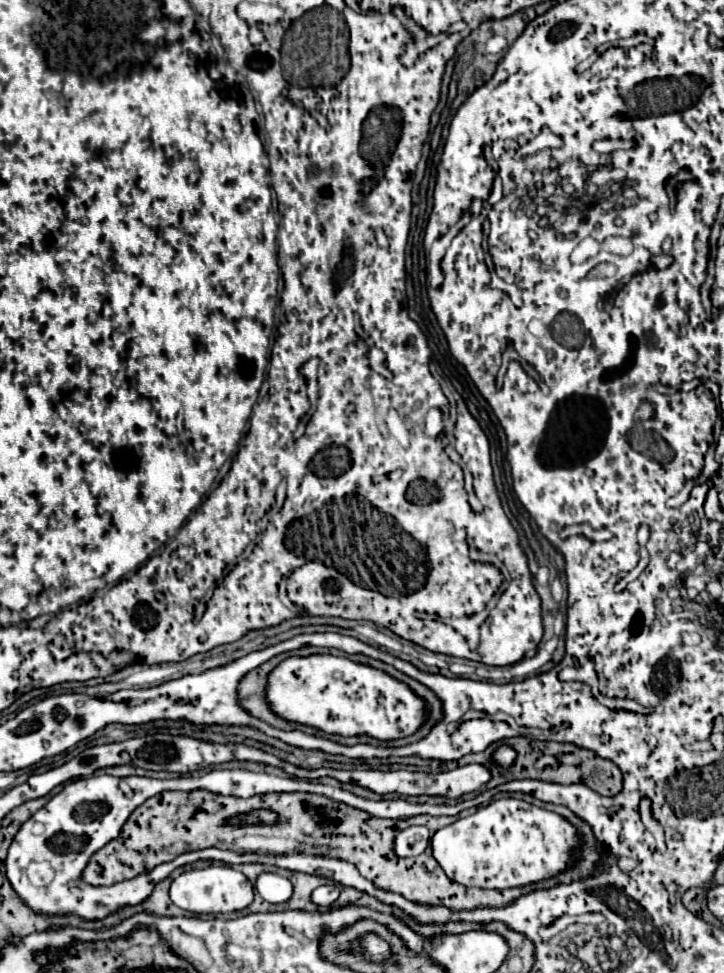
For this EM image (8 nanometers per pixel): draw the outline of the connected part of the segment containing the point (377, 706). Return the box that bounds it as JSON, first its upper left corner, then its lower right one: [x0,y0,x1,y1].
[264,655,428,741]

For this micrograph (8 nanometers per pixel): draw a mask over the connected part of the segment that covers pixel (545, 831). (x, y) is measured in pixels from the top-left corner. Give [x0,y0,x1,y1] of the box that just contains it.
[432,799,582,889]

